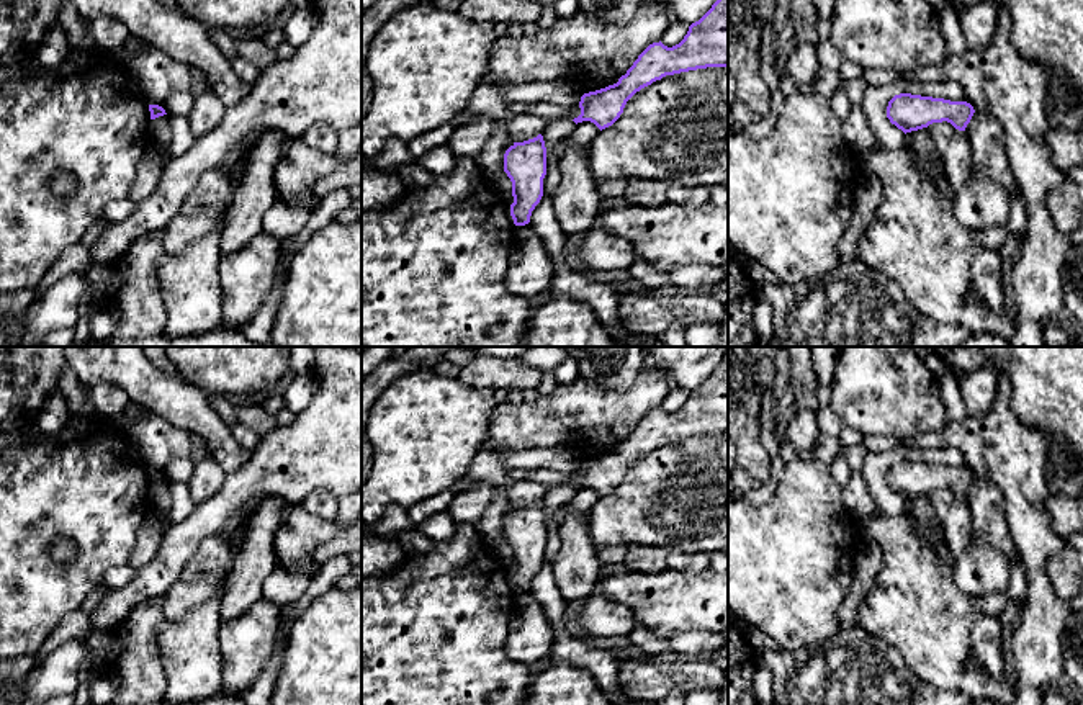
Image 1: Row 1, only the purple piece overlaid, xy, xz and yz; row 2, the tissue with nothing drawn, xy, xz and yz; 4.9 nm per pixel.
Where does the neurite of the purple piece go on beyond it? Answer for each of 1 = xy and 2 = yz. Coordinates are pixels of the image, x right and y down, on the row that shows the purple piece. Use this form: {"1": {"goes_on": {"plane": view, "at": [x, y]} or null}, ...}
{"1": {"goes_on": null}, "2": {"goes_on": null}}

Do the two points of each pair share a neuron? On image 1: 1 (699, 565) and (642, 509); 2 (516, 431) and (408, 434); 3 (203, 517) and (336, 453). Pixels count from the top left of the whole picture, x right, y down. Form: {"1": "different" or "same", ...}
{"1": "different", "2": "different", "3": "same"}

